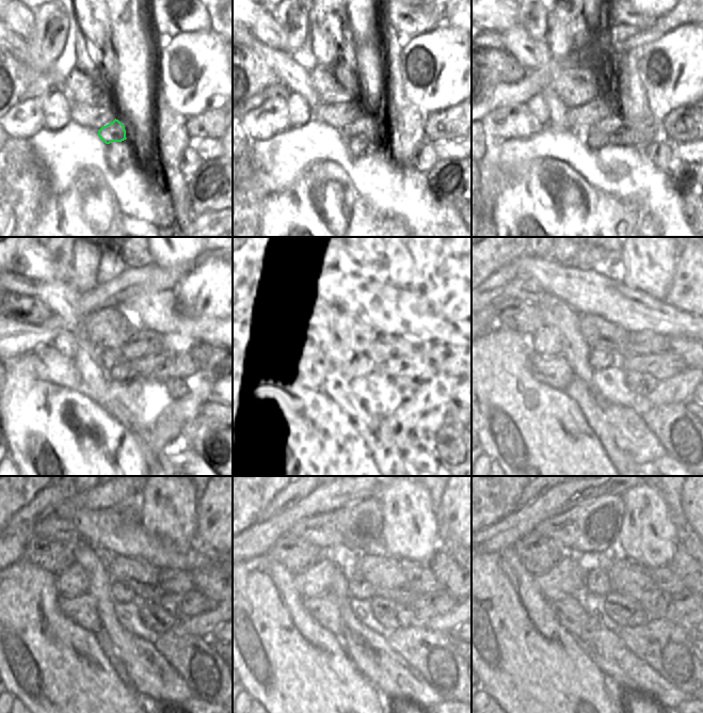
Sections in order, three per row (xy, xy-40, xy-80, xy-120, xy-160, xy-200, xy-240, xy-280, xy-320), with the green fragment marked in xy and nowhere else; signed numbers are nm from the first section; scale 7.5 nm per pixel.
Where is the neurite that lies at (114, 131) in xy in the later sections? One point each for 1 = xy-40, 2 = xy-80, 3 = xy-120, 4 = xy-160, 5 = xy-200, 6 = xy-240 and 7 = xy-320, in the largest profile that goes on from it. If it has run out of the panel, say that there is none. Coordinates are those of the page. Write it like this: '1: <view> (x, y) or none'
1: xy-40 (364, 127)
2: xy-80 (613, 125)
3: xy-120 (158, 366)
4: xy-160 (417, 366)
5: xy-200 (661, 366)
6: xy-240 (191, 603)
7: xy-320 (684, 602)

